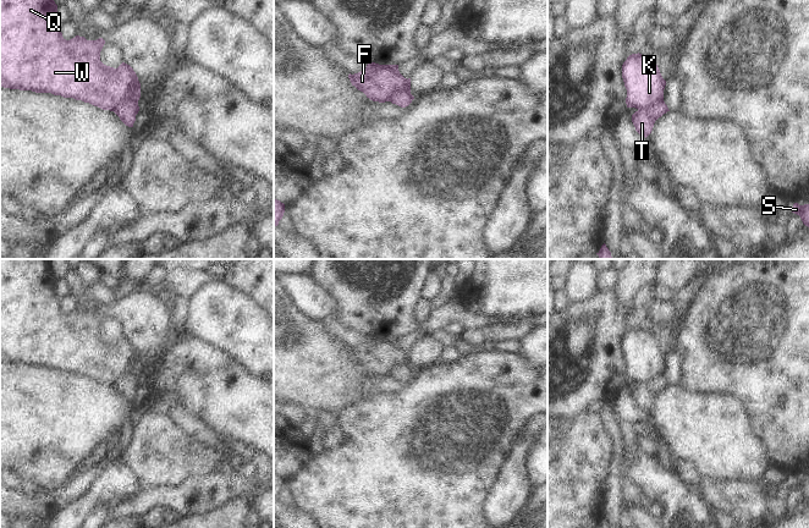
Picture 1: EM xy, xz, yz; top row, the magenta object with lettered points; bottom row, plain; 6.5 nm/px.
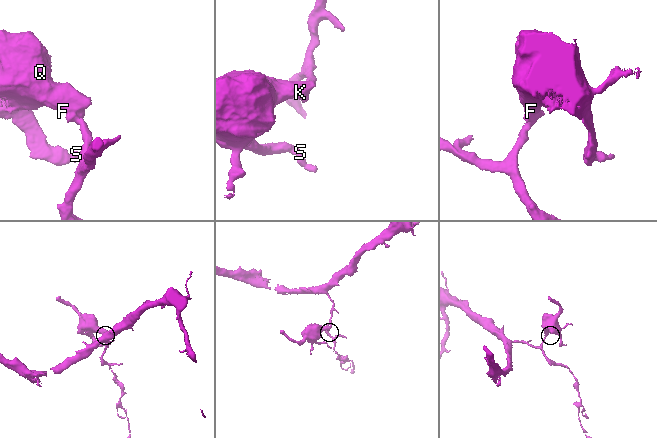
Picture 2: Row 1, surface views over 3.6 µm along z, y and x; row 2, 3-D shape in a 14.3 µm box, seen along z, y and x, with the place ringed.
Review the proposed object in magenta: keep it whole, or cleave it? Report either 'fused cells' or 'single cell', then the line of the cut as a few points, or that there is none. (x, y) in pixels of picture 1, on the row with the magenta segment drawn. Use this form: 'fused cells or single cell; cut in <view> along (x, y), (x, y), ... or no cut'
fused cells; cut in xy along (137, 100), (124, 100), (114, 111)

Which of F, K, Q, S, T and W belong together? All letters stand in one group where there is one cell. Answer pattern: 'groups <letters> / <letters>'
groups F K Q S W / T

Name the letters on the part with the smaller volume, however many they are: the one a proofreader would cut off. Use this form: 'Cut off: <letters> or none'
Cut off: F, K, Q, S, W

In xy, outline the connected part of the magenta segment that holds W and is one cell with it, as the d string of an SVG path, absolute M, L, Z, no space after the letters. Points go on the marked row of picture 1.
M0 0L0 87L35 93L51 93L64 98L73 98L115 111L123 101L138 101L141 83L133 68L122 62L117 68L100 61L100 51L105 44L103 38L87 40L76 35L66 40L57 21L57 5L54 0Z

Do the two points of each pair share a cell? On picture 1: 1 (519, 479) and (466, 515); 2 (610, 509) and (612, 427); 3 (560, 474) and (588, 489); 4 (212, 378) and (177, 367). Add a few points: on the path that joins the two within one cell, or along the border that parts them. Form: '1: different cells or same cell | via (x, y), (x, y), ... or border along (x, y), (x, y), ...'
1: different cells | border along (501, 474), (488, 499), (486, 515)
2: same cell | via (615, 488), (617, 447)
3: same cell | via (567, 482), (574, 489), (581, 489)
4: same cell | via (203, 378), (197, 374), (186, 374)

